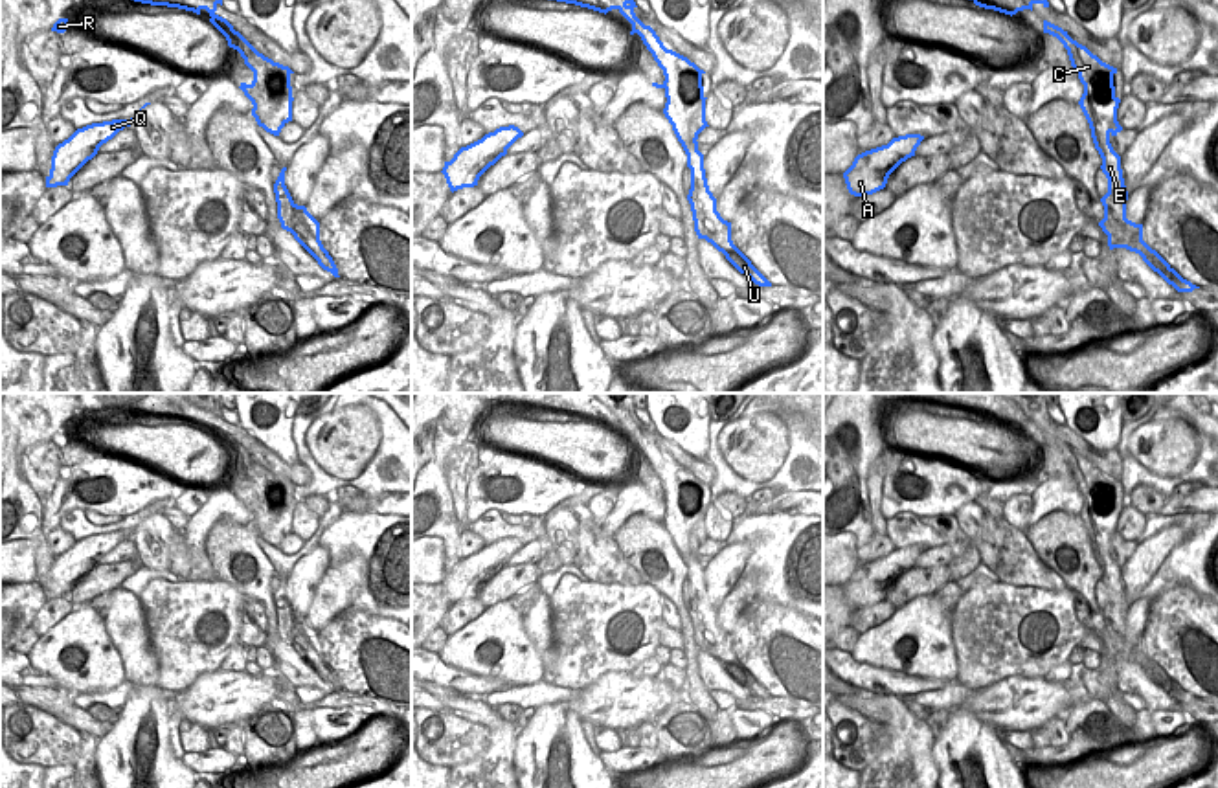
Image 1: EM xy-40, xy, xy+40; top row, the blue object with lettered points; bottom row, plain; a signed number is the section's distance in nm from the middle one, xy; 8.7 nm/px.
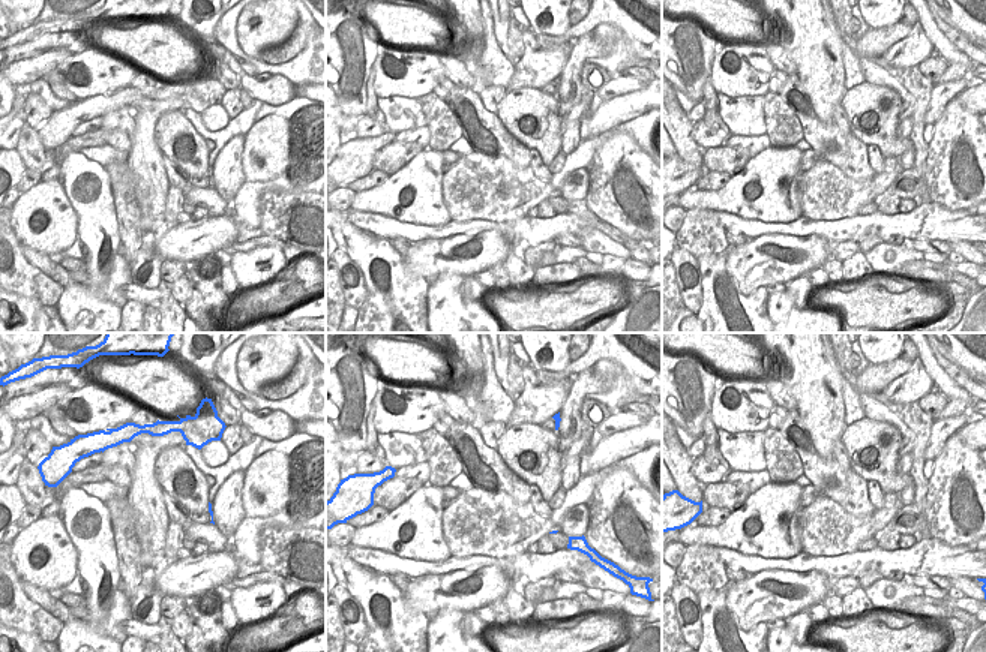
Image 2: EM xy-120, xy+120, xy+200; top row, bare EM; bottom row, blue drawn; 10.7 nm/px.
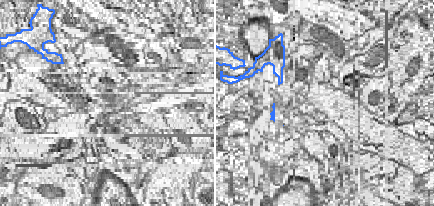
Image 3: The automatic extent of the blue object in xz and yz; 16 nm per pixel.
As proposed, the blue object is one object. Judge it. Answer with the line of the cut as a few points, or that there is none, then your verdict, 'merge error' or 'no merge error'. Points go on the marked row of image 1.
cut xy+40 (1112, 67), (1093, 79), (1092, 105), (1110, 131); merge error

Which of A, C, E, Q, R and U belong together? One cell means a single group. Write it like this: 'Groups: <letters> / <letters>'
Groups: A Q / C E R U.

